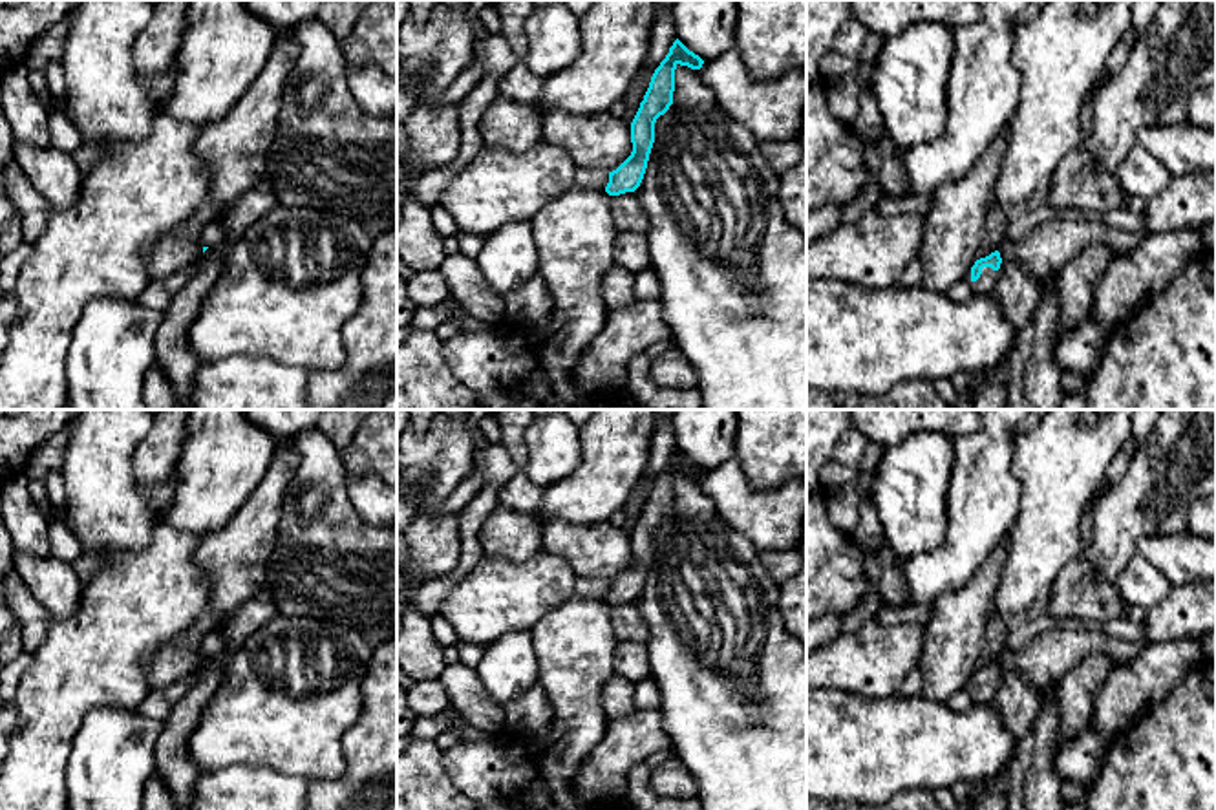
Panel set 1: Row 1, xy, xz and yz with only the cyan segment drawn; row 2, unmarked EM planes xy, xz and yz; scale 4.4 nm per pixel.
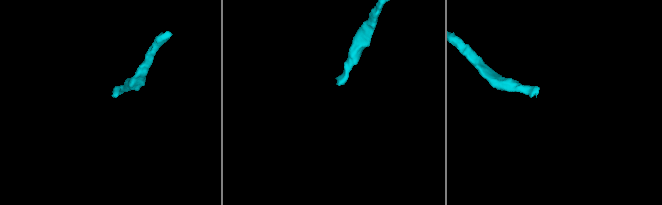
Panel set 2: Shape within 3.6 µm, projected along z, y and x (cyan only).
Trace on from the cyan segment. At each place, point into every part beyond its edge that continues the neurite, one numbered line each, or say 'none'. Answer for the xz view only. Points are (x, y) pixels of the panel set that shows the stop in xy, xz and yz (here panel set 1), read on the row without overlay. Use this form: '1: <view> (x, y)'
none

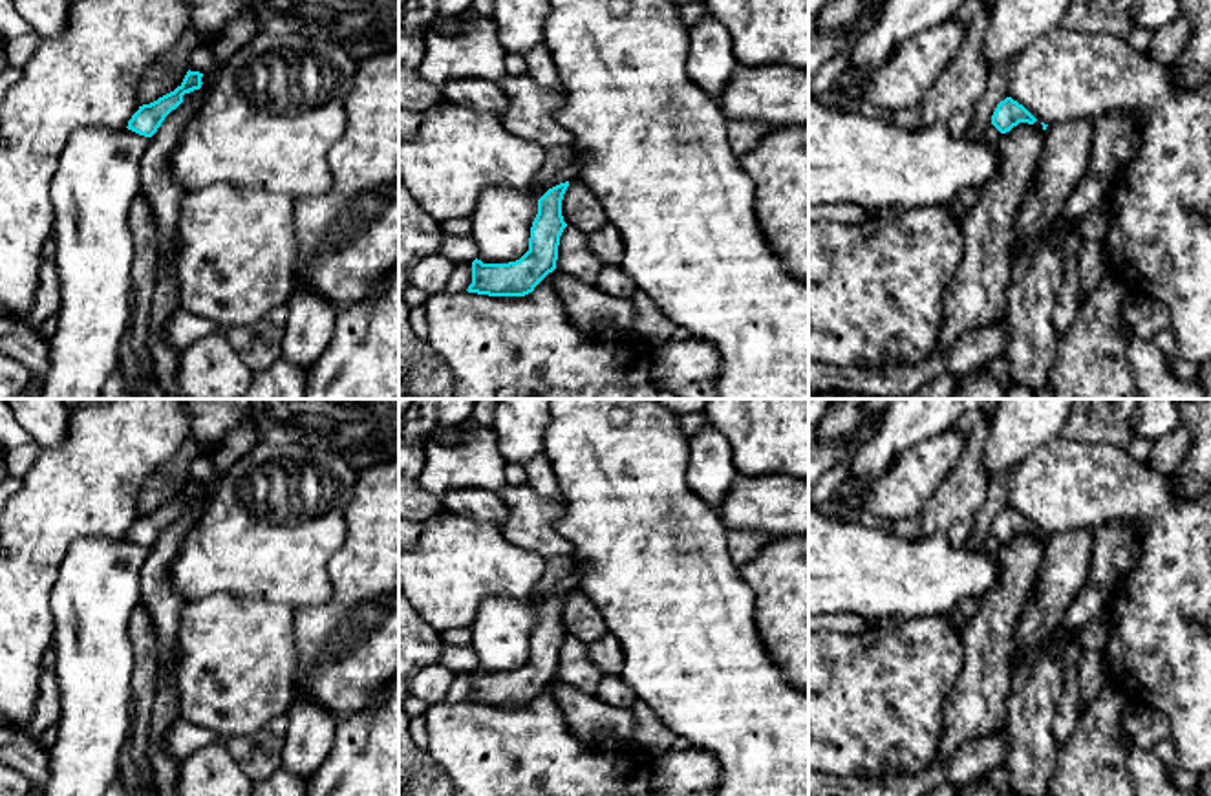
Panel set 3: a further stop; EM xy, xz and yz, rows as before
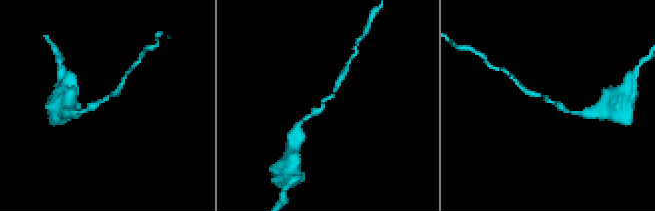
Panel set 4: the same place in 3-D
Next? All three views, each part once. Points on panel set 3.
none

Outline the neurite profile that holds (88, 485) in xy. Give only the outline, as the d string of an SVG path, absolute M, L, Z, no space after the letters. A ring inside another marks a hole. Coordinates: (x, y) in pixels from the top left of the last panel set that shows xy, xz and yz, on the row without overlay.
M90 399L71 410L66 441L40 448L0 516L0 717L20 730L40 692L40 662L53 646L49 595L70 545L80 538L124 540L139 520L145 481L188 439L179 399Z

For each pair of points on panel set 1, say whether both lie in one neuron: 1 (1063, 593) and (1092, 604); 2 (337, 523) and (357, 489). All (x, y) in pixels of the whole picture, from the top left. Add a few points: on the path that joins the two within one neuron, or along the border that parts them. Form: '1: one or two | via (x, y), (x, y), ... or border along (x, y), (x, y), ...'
1: one | via (1070, 595), (1085, 598)
2: two | border along (344, 479), (352, 505), (377, 529)

